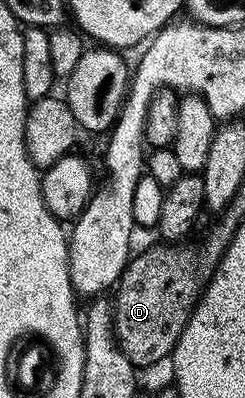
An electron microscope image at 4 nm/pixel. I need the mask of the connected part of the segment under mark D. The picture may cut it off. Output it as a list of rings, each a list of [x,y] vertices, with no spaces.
[[[160,244],[145,250],[142,254],[134,253],[125,266],[121,278],[115,283],[115,293],[112,295],[113,336],[117,346],[126,356],[133,359],[134,366],[144,368],[153,366],[170,357],[177,347],[183,328],[193,315],[193,308],[203,293],[203,279],[206,277],[205,266],[201,263],[201,254],[192,250],[189,244]]]

